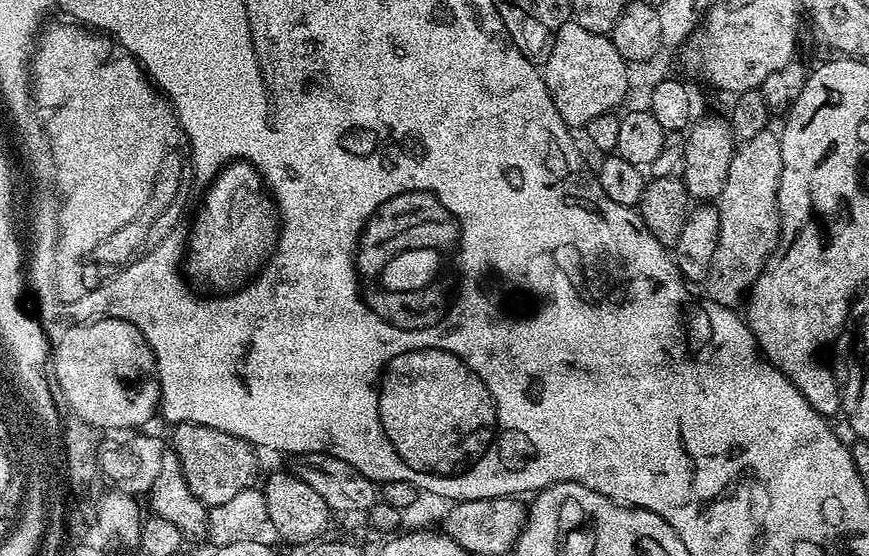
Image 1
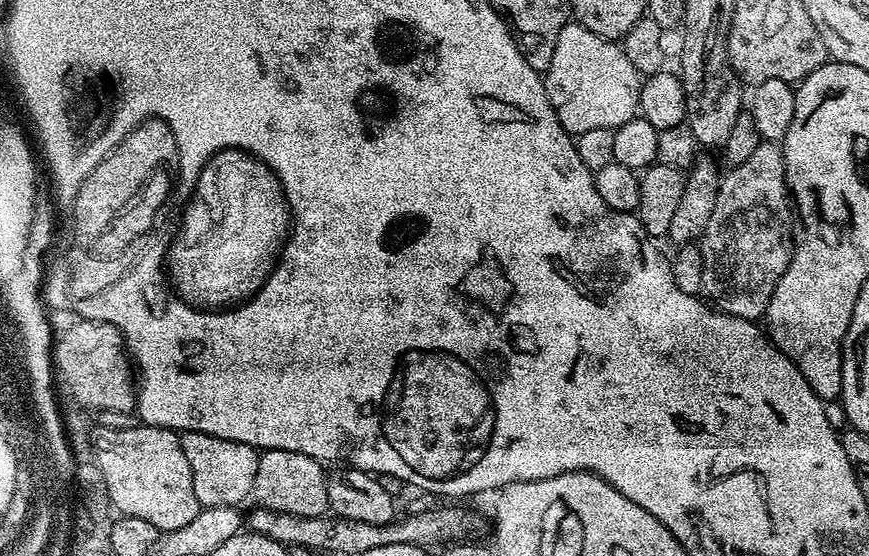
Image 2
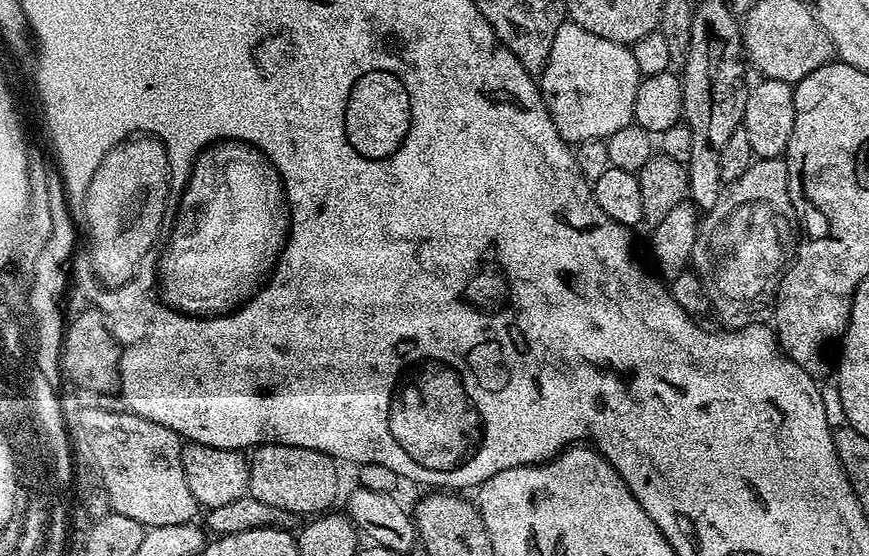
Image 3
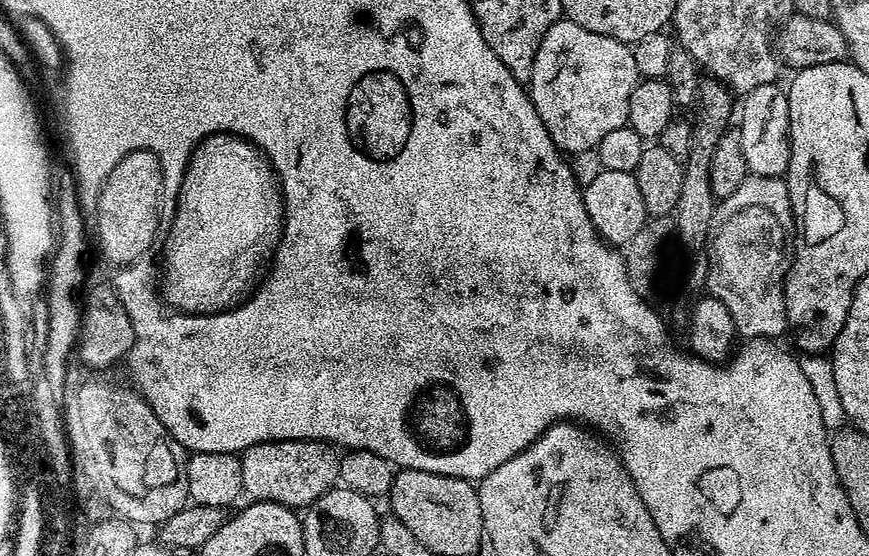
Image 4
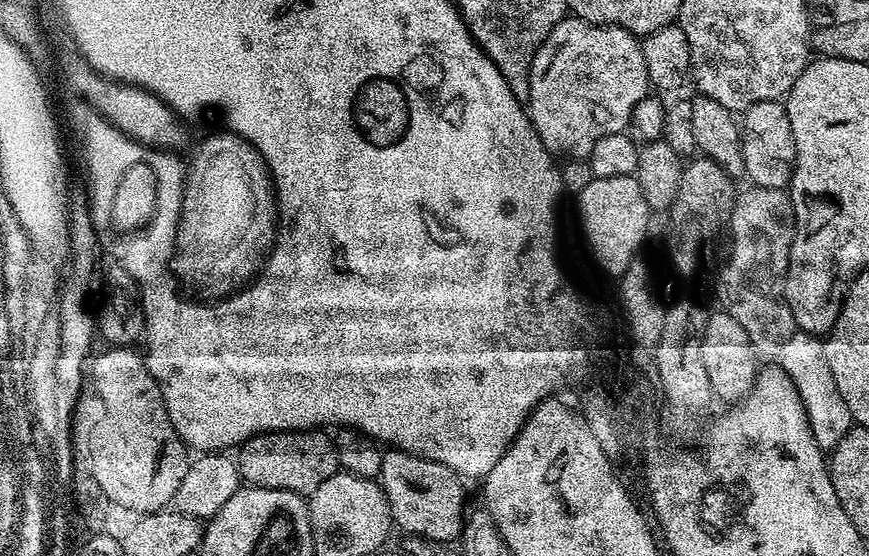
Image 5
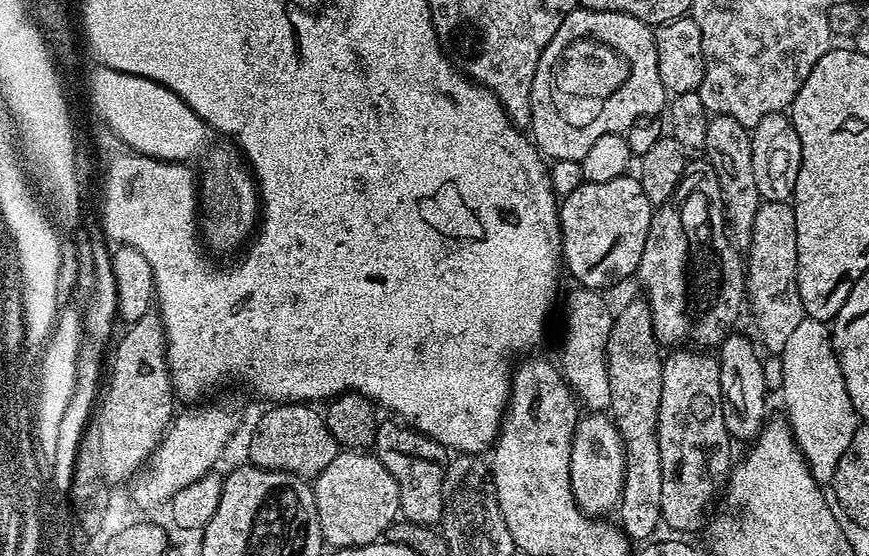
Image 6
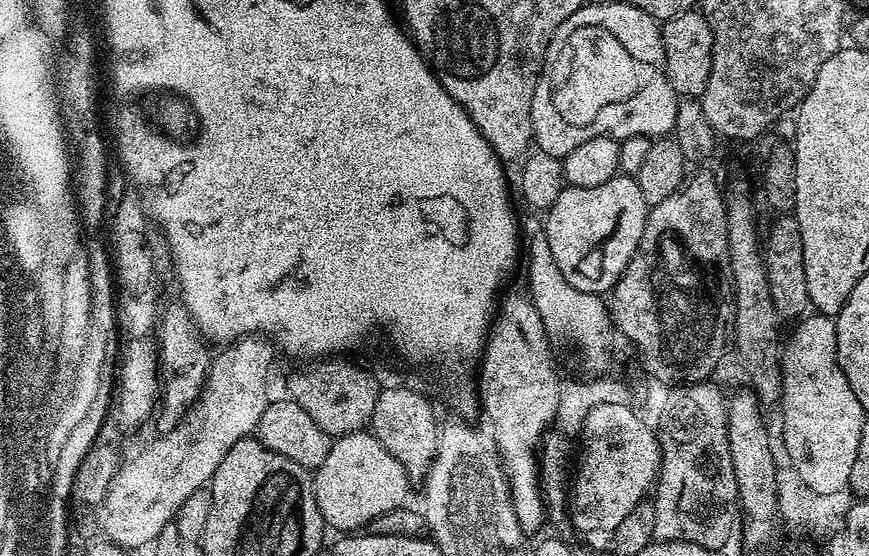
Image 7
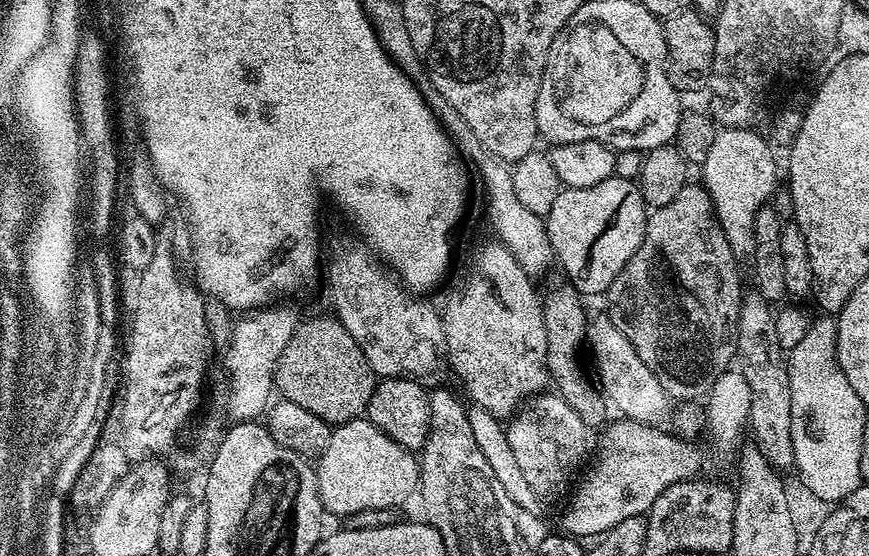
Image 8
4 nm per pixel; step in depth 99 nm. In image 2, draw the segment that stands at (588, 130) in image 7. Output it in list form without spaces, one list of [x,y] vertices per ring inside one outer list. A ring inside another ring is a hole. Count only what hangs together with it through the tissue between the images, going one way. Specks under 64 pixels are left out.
[[[569,22],[562,34],[558,34],[554,58],[550,58],[550,66],[547,72],[543,73],[543,78],[550,106],[554,106],[558,114],[558,122],[573,137],[586,134],[586,130],[621,128],[638,114],[642,77],[638,70],[634,70],[634,62],[626,58],[623,47],[617,41],[602,38],[575,22]]]

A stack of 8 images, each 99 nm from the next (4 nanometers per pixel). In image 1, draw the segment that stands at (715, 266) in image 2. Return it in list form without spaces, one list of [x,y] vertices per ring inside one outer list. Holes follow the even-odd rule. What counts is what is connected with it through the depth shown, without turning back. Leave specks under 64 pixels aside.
[[[762,130],[732,153],[730,174],[718,201],[718,246],[708,267],[707,299],[727,308],[745,303],[754,282],[780,242],[778,182],[782,178],[782,146],[775,131]]]

